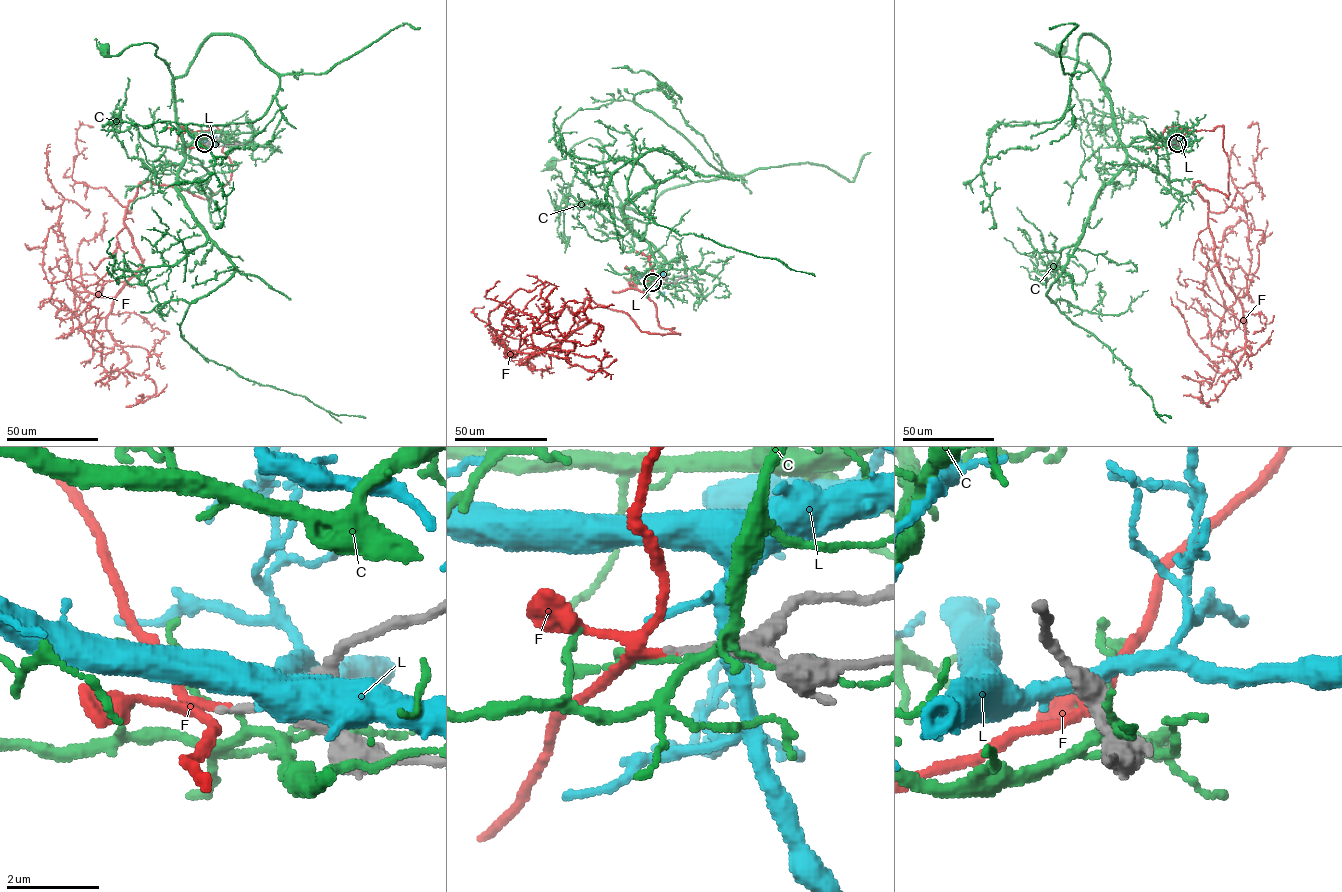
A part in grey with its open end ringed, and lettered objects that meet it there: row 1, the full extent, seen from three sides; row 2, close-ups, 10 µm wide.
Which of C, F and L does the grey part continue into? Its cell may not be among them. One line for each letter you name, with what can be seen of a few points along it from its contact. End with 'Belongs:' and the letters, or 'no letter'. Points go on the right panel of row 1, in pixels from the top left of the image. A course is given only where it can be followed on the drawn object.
F: via (1177, 144), (1222, 126), (1228, 198), (1193, 185), (1219, 271), (1248, 292), (1243, 220), (1204, 281), (1179, 268)
Belongs: F

